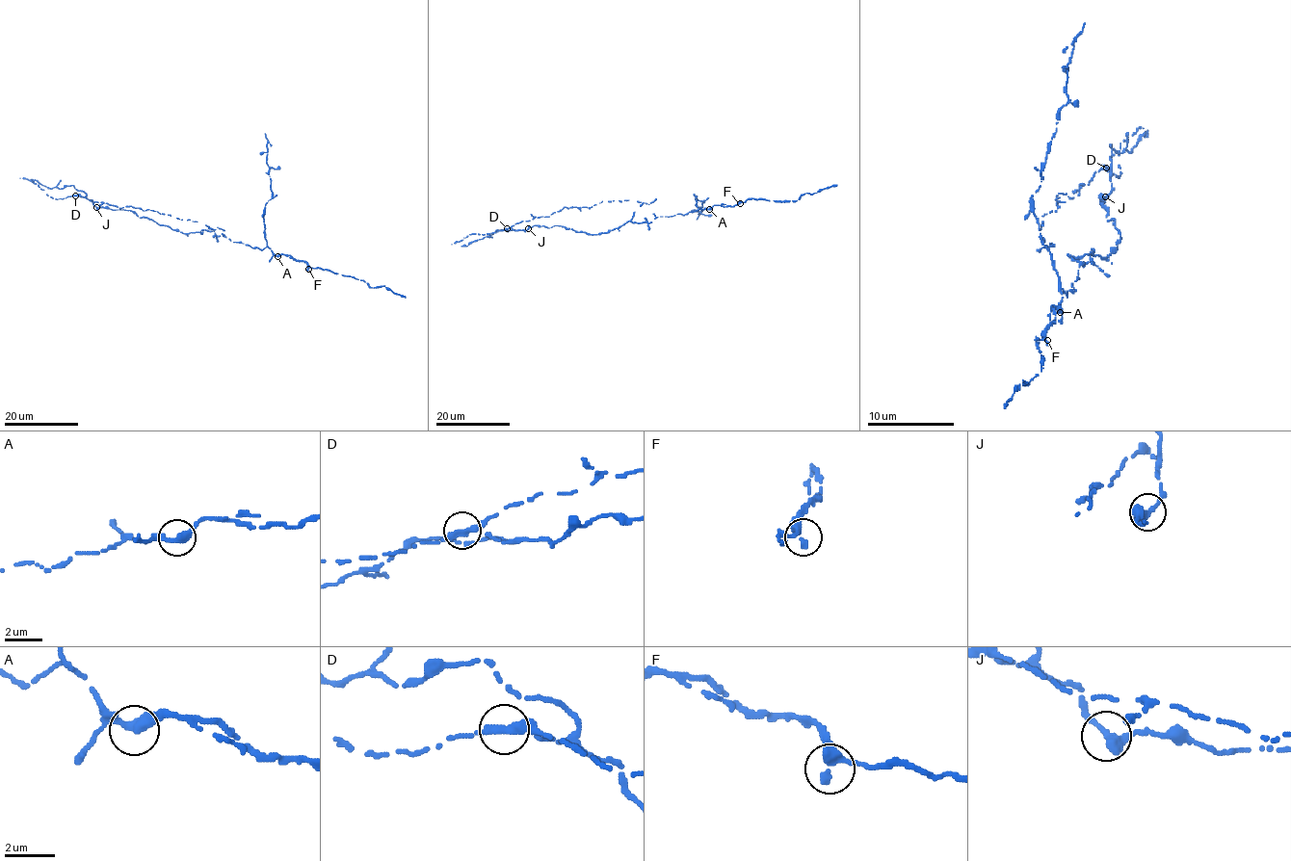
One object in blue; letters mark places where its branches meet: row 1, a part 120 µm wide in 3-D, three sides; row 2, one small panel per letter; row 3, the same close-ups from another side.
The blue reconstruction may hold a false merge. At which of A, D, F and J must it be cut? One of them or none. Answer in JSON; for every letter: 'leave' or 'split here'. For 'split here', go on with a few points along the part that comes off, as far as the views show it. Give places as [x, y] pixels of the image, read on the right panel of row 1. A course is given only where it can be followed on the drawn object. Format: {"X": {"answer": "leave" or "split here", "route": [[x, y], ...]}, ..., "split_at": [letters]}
{"A": {"answer": "leave"}, "D": {"answer": "split here"}, "F": {"answer": "leave"}, "J": {"answer": "leave"}, "split_at": ["D"]}

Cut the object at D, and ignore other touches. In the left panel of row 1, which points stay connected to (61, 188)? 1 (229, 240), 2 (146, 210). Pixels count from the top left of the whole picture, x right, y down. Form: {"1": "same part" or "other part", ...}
{"1": "same part", "2": "other part"}

